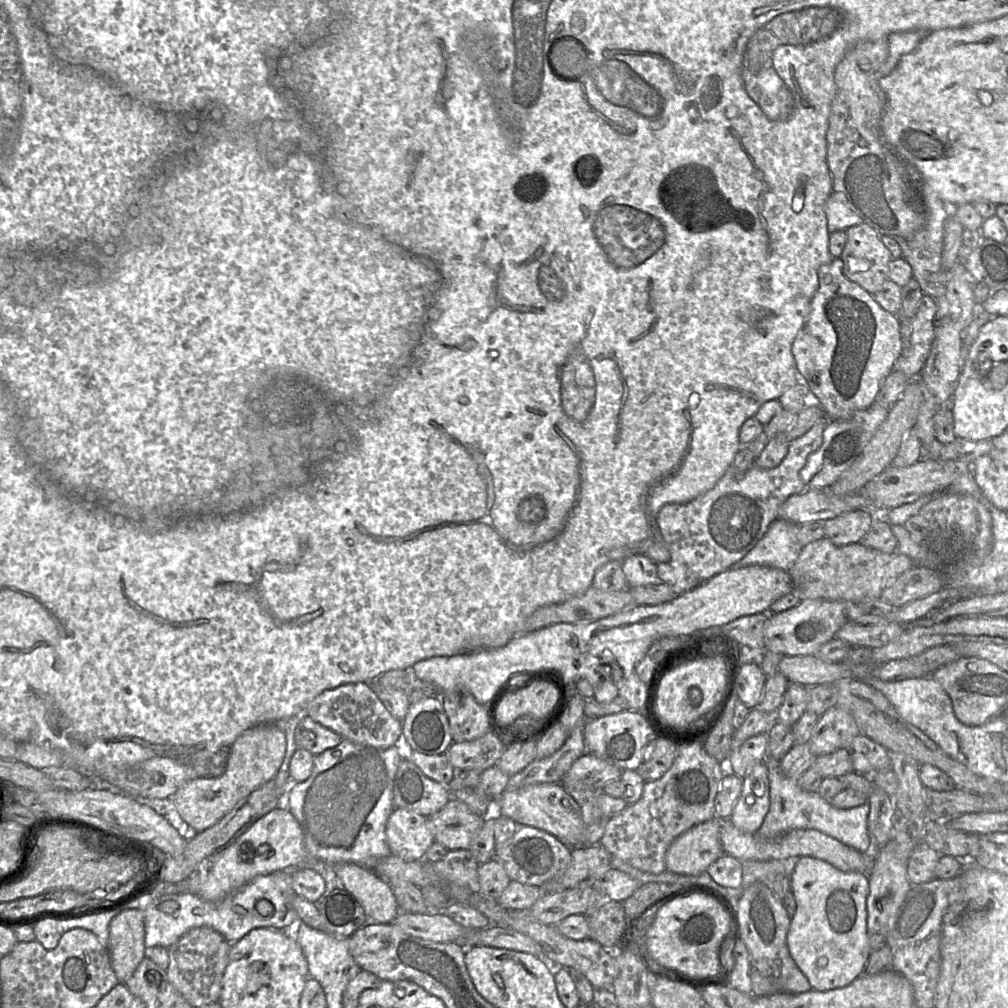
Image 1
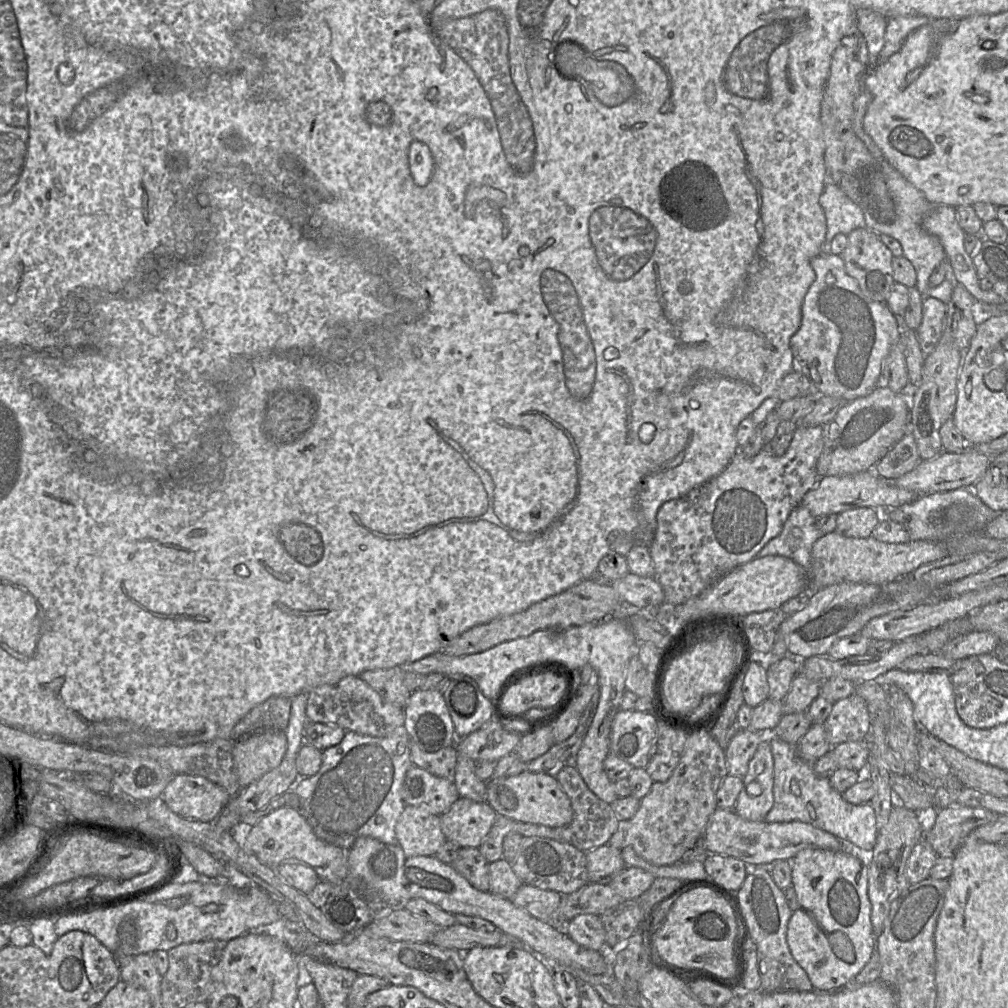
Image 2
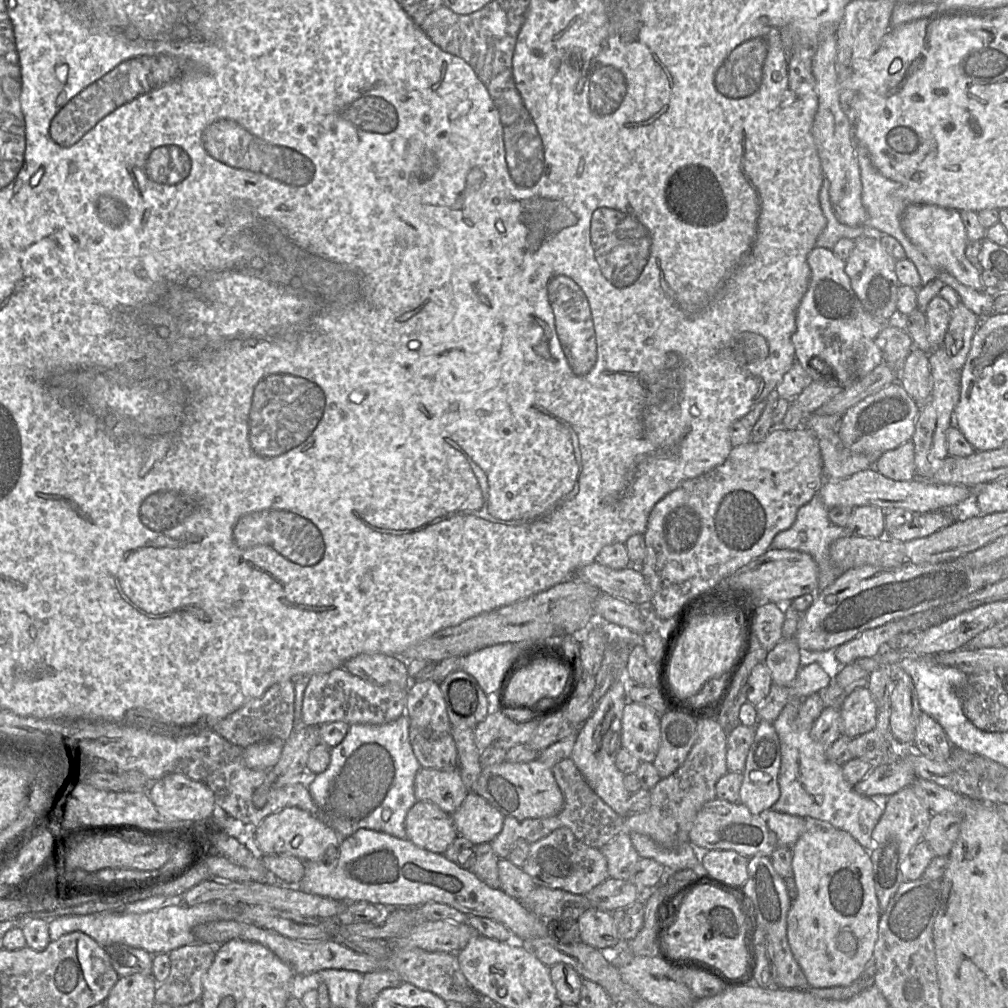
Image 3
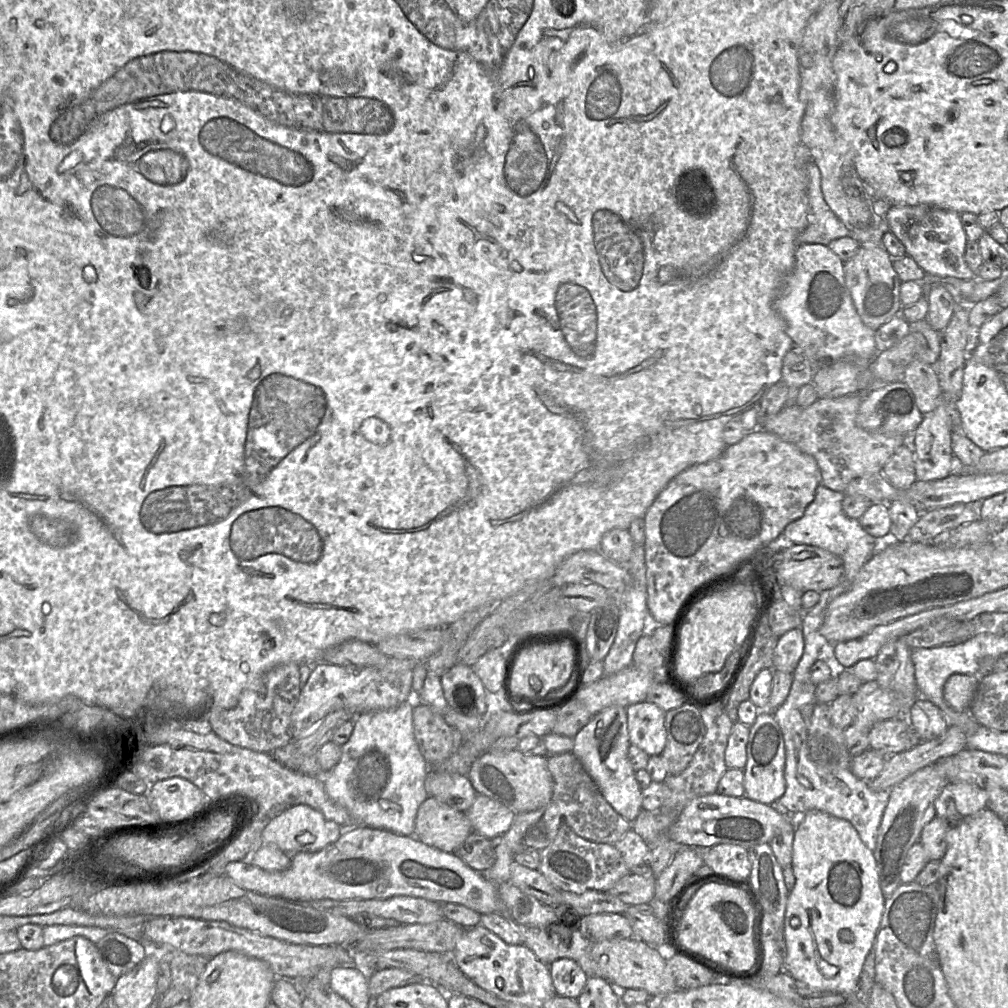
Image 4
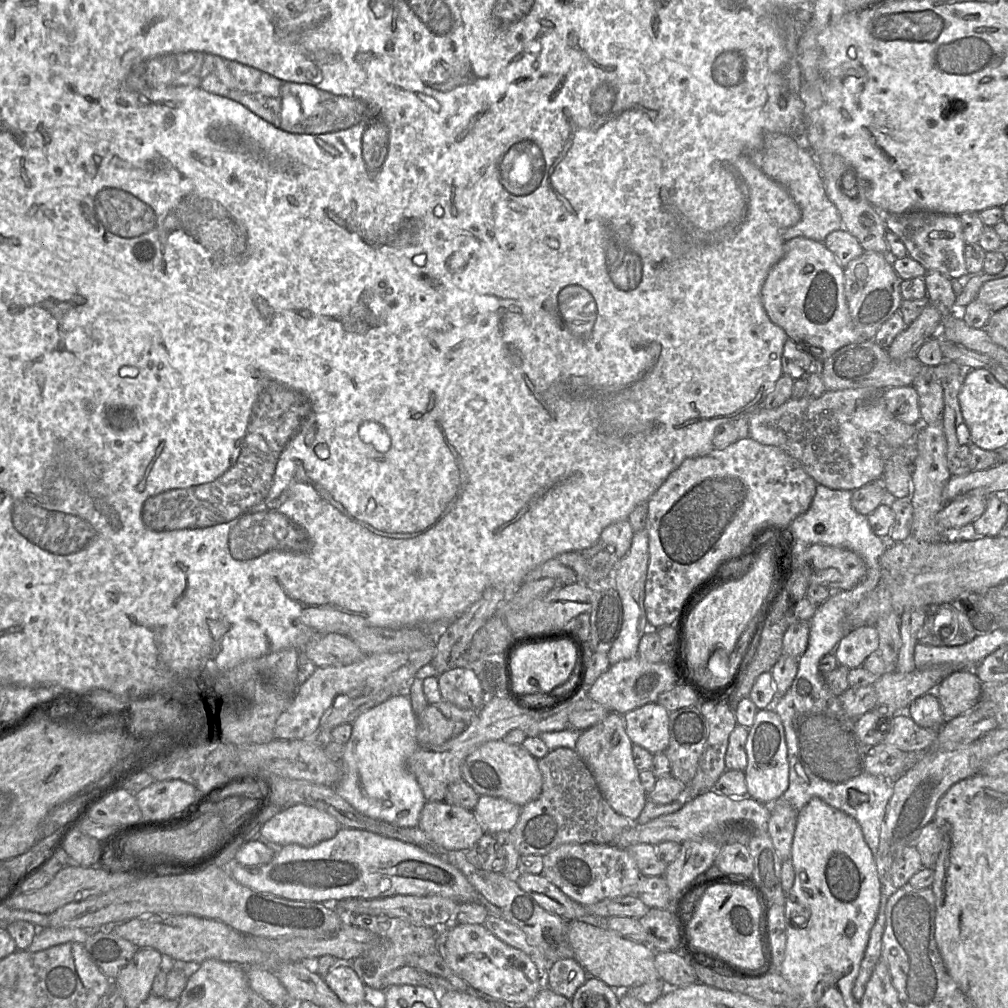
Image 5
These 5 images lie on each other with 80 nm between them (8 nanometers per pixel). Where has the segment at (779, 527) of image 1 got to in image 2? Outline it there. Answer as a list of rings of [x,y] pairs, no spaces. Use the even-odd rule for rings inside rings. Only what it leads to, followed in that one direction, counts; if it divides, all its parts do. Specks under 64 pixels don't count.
[[[799,505],[789,514],[780,534],[772,538],[756,557],[784,556],[795,561],[808,573],[812,546],[825,535],[815,526],[815,520],[816,517],[807,508]]]

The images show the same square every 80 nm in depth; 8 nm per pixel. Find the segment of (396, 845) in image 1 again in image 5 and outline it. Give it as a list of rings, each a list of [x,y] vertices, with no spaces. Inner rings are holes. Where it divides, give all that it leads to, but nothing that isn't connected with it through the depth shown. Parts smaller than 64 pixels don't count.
[[[426,802],[418,827],[447,850],[466,851],[484,834],[473,811],[446,802]]]

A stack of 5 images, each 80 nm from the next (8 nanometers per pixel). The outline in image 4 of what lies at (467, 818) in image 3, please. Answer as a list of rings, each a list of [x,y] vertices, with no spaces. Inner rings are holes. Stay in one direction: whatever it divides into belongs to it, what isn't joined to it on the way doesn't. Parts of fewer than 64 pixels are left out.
[[[477,795],[465,814],[472,825],[473,832],[488,839],[507,832],[516,815],[502,803],[484,795]]]

